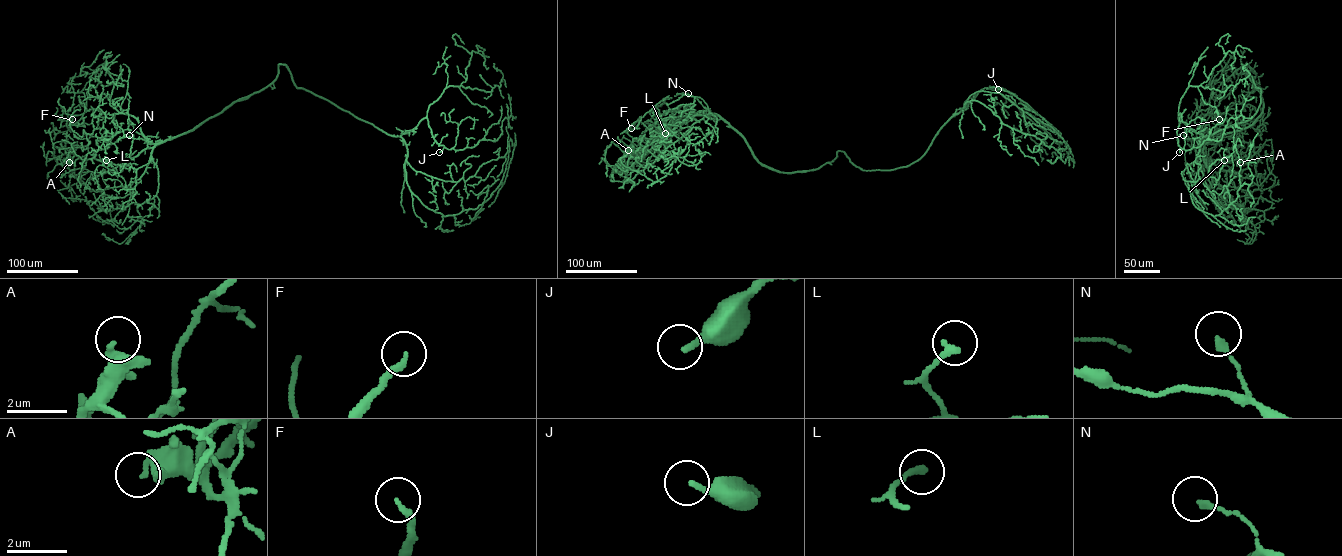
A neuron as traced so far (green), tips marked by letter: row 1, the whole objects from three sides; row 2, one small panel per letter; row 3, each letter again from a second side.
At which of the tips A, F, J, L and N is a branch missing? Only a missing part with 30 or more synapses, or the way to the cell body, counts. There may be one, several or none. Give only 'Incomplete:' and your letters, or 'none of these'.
Incomplete: J, L

